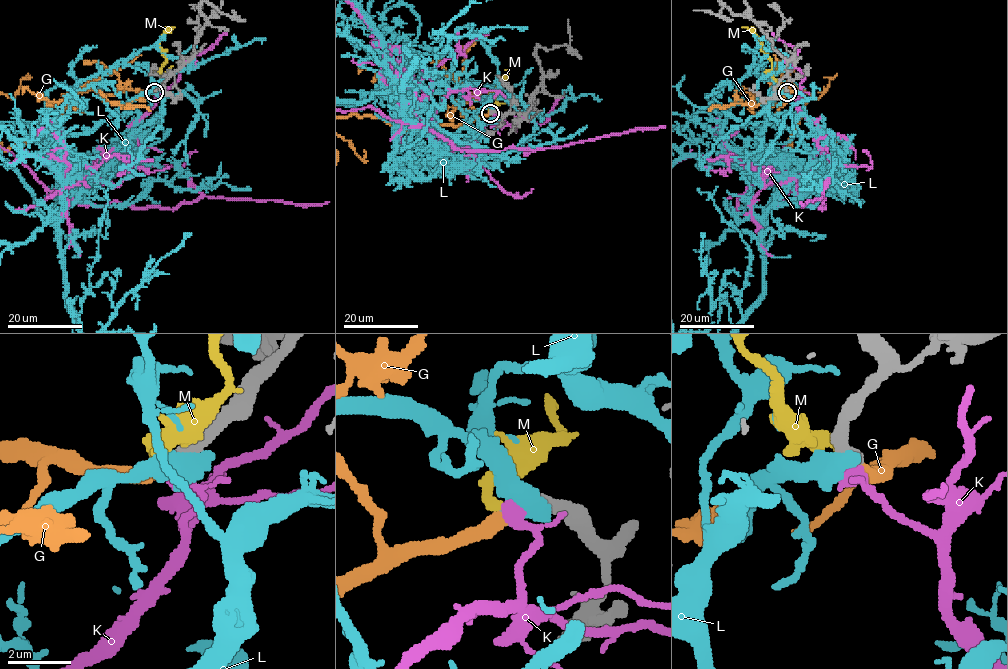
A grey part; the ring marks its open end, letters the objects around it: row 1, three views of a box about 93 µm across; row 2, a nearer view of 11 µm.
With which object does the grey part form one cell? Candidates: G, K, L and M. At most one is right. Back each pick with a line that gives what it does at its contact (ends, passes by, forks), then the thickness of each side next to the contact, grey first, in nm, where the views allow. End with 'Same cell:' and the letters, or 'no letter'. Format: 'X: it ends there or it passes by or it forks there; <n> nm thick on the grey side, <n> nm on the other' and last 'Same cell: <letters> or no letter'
G: it ends there; 480 nm thick on the grey side, 440 nm on the other
Same cell: G

